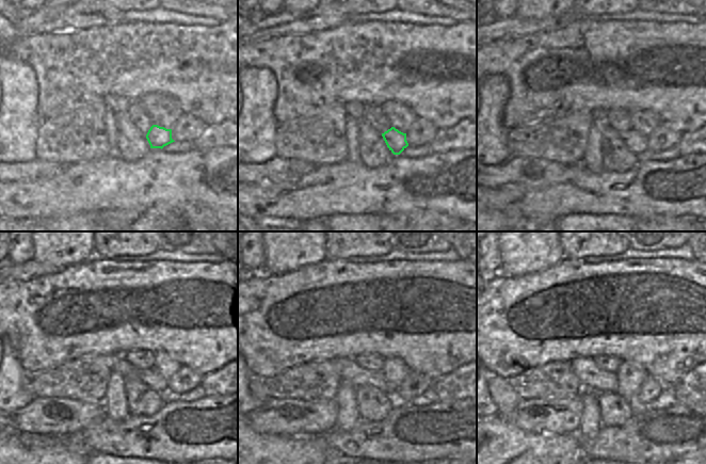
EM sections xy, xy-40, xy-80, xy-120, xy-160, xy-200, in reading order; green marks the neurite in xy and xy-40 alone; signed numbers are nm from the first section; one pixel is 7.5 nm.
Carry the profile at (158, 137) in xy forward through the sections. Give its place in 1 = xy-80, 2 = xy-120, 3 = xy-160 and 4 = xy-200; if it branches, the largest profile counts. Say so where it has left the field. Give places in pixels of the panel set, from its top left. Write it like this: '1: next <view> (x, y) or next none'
1: next xy-80 (637, 143)
2: next xy-120 (150, 377)
3: next xy-160 (351, 372)
4: next xy-200 (594, 379)

